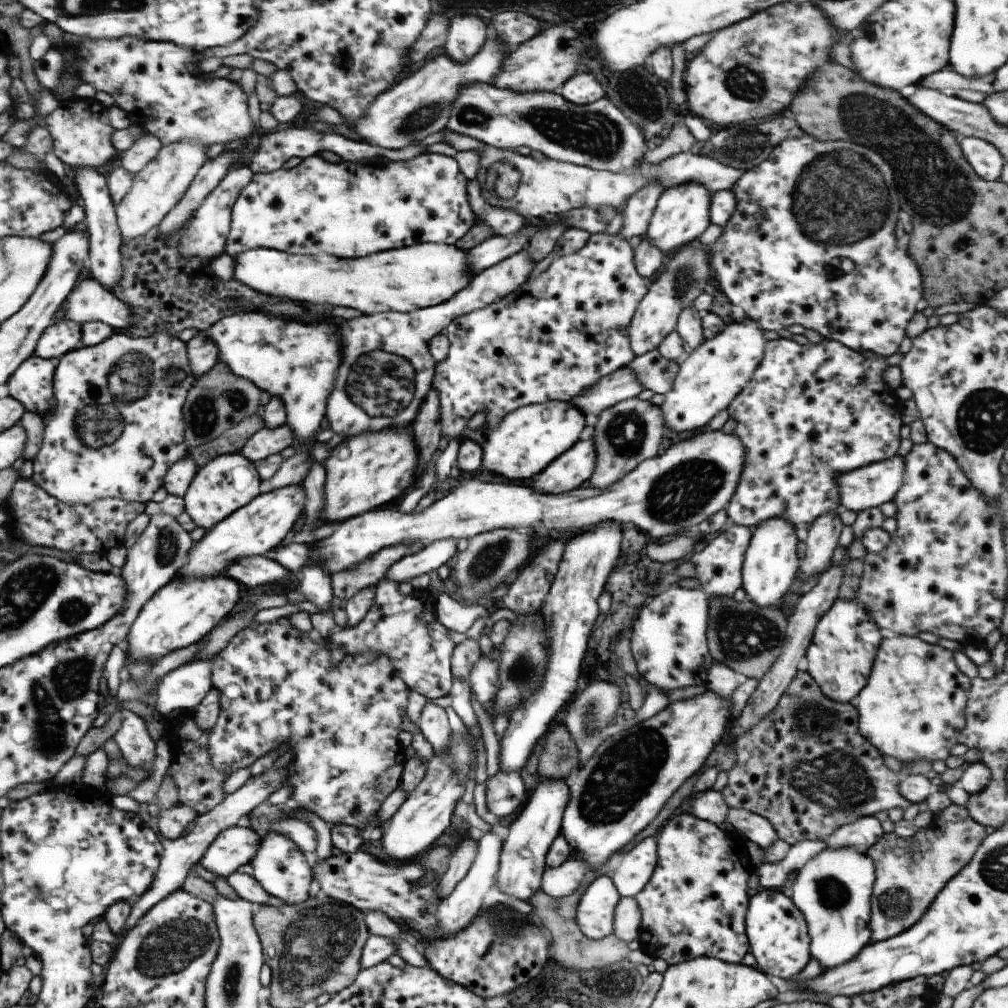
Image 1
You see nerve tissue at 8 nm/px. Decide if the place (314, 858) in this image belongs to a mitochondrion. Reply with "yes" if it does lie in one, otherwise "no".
no

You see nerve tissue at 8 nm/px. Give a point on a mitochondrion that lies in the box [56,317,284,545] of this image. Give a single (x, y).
(101, 420)

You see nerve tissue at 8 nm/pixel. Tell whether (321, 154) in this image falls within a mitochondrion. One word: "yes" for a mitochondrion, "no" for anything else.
no

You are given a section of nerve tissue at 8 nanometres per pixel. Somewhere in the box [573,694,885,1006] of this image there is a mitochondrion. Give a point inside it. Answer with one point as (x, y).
(617, 786)

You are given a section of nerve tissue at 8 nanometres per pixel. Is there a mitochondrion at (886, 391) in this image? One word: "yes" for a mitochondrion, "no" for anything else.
no

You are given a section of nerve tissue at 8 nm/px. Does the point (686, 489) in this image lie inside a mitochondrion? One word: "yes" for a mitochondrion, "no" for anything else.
yes

